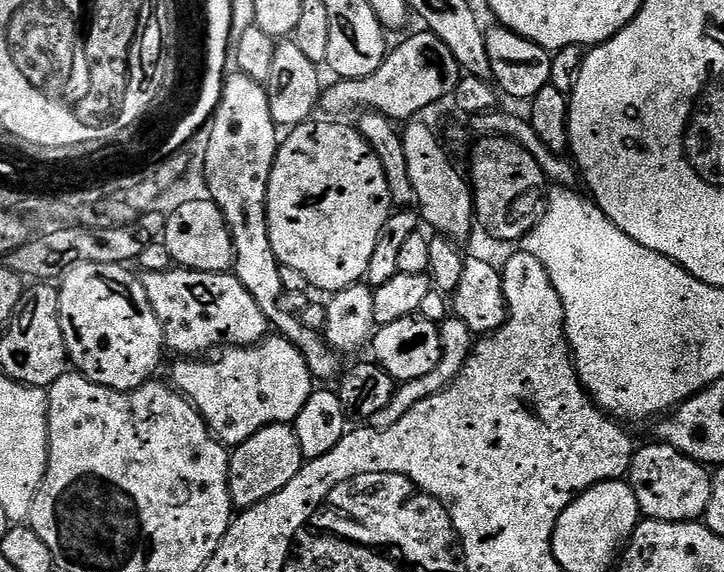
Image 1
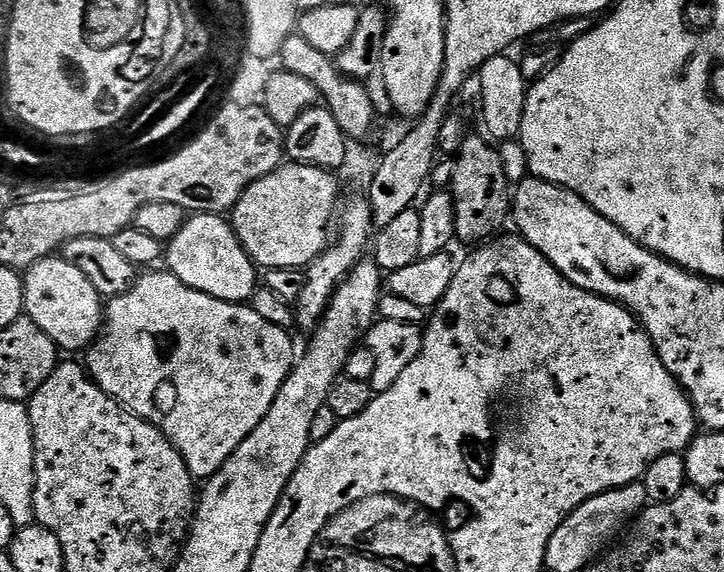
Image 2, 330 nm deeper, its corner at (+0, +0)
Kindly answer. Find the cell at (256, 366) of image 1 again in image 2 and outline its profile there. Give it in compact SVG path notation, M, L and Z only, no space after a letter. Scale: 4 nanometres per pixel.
M152 270L141 275L129 292L113 296L107 301L100 334L92 341L86 352L86 357L88 356L86 371L109 398L118 401L129 412L142 417L146 423L154 425L180 451L180 457L186 462L190 474L197 481L204 482L232 457L234 450L238 450L238 446L242 446L246 437L260 425L262 418L266 418L270 406L274 406L274 398L278 398L286 378L294 367L292 340L288 337L289 329L274 326L274 322L266 322L266 318L254 314L254 310L247 303L232 304L230 301L219 300L184 285L168 270L156 271L160 270Z

